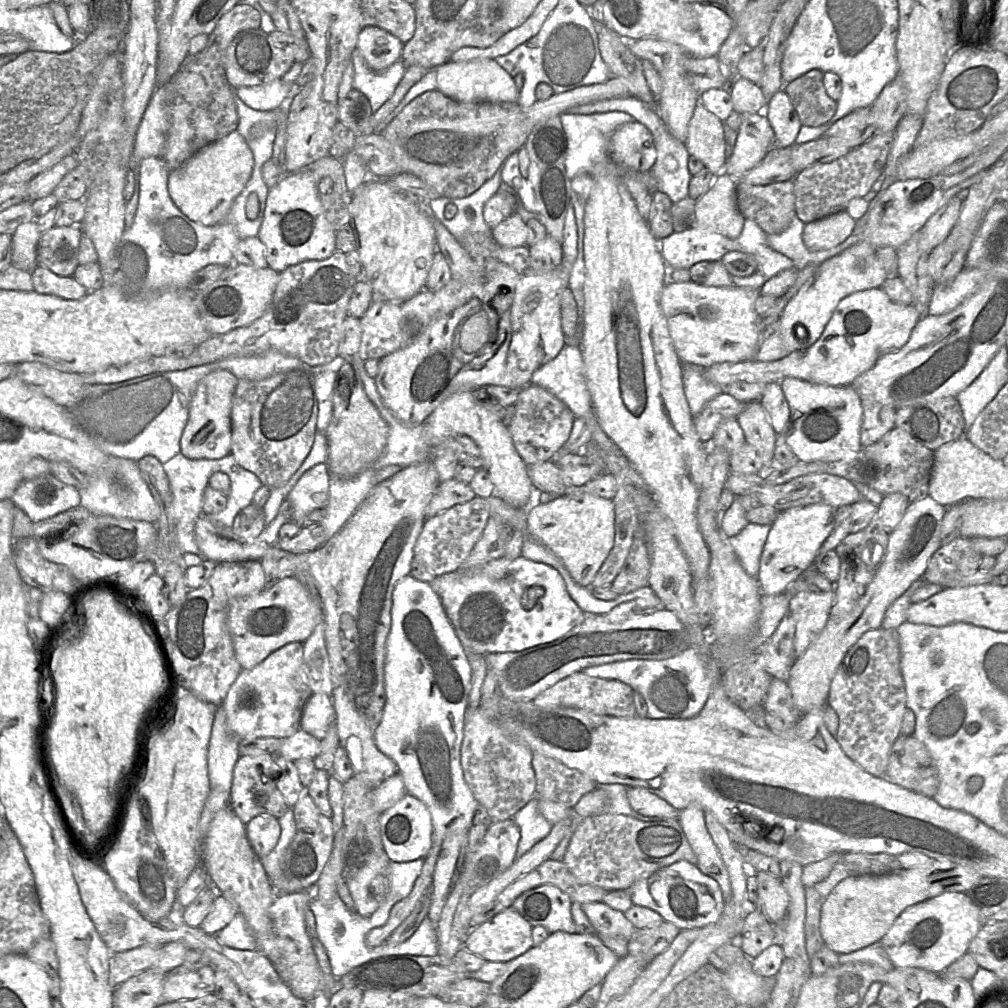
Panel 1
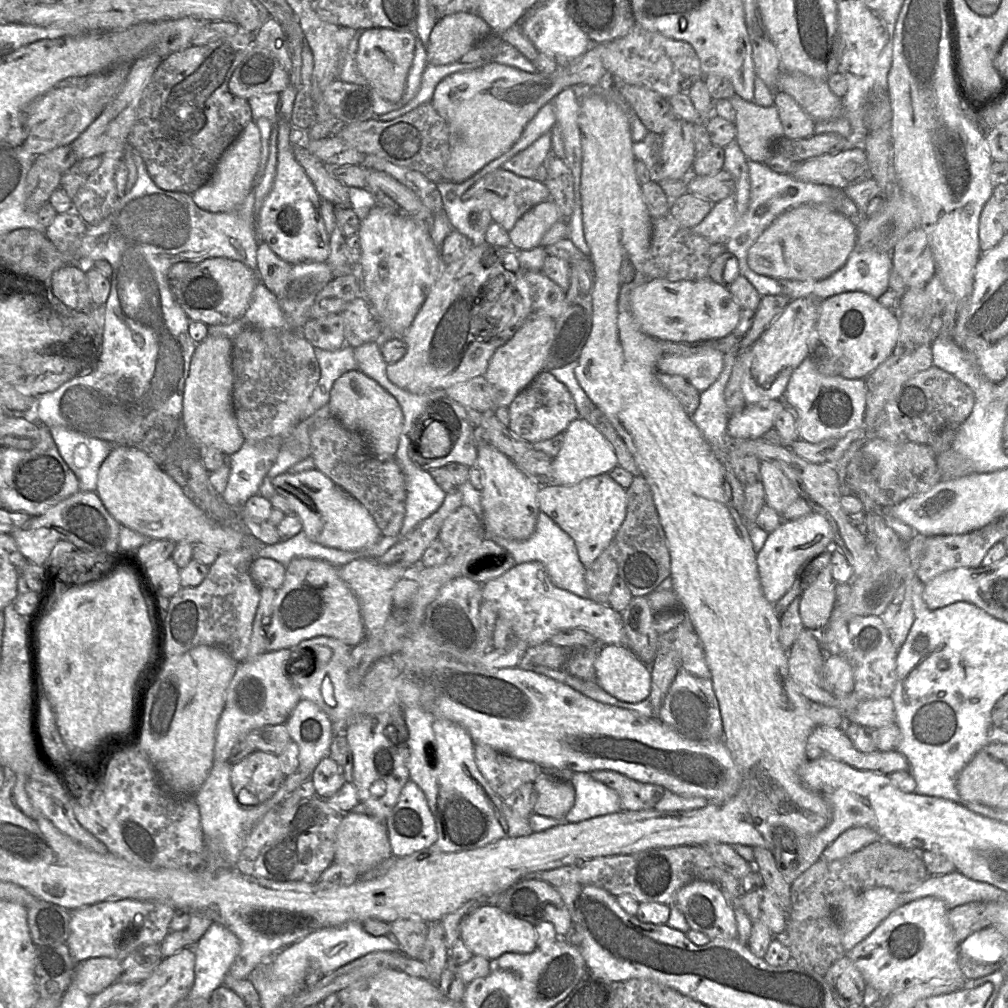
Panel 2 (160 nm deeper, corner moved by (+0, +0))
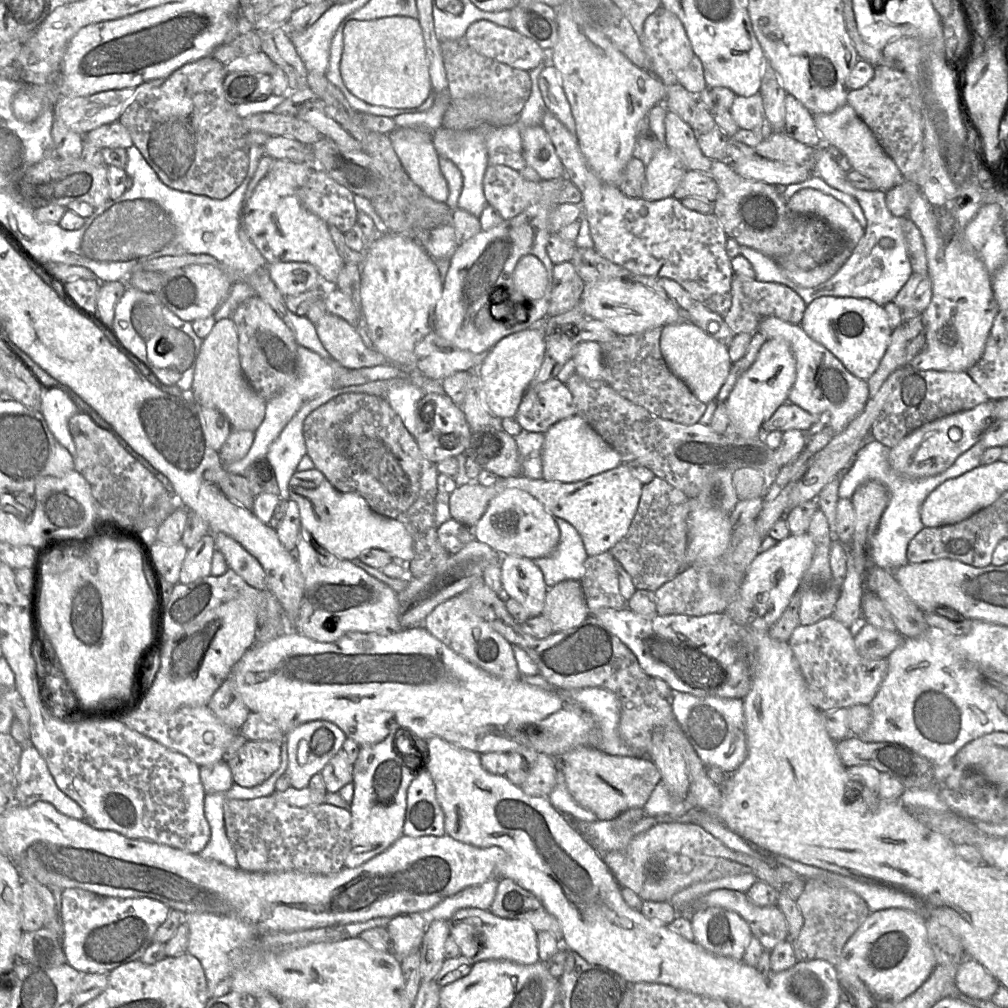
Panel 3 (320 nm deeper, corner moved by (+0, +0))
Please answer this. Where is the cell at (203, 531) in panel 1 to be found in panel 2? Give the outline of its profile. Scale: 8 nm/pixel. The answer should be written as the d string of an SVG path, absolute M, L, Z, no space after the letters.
M117 447L104 460L98 471L96 493L109 514L148 540L168 539L176 544L205 544L219 554L243 546L243 529L224 526L208 517L141 448Z

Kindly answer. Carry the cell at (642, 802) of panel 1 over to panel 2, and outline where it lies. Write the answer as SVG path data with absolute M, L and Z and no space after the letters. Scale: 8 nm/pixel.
M595 770L589 774L618 794L622 810L653 809L665 791L660 785L638 782L611 770Z

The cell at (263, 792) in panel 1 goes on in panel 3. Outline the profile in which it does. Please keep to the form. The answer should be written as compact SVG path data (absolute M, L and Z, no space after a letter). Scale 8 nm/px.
M247 740L229 761L234 783L242 787L255 787L266 781L281 764L282 746L267 740Z

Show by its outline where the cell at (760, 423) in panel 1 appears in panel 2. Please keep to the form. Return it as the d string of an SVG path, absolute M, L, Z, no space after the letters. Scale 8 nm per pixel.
M760 461L759 468L766 504L781 515L800 495L783 471L774 463Z

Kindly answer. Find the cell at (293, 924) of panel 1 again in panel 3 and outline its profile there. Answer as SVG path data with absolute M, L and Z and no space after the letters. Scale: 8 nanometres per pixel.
M406 729L390 733L383 741L360 746L354 763L354 794L350 804L351 844L344 866L355 868L383 853L403 836L409 785L419 772L413 771L415 761L406 749L416 736Z

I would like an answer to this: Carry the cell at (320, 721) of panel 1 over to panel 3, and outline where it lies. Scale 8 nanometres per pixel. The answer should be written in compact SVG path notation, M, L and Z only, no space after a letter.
M314 720L303 723L286 734L288 767L286 773L293 788L308 788L313 775L321 773L325 765L343 746L346 734L334 723L325 720Z

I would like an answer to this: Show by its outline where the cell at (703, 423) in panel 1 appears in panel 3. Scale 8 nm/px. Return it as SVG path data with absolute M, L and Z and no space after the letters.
M786 399L763 424L762 432L765 434L773 430L784 432L790 429L798 429L807 433L818 426L818 420L819 417Z

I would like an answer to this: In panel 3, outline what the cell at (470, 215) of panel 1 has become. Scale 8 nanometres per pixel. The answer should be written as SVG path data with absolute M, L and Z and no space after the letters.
M441 126L433 133L433 144L438 156L445 156L461 171L463 188L458 199L457 208L479 218L488 204L484 195L483 179L489 163L483 136L471 131L452 130Z

